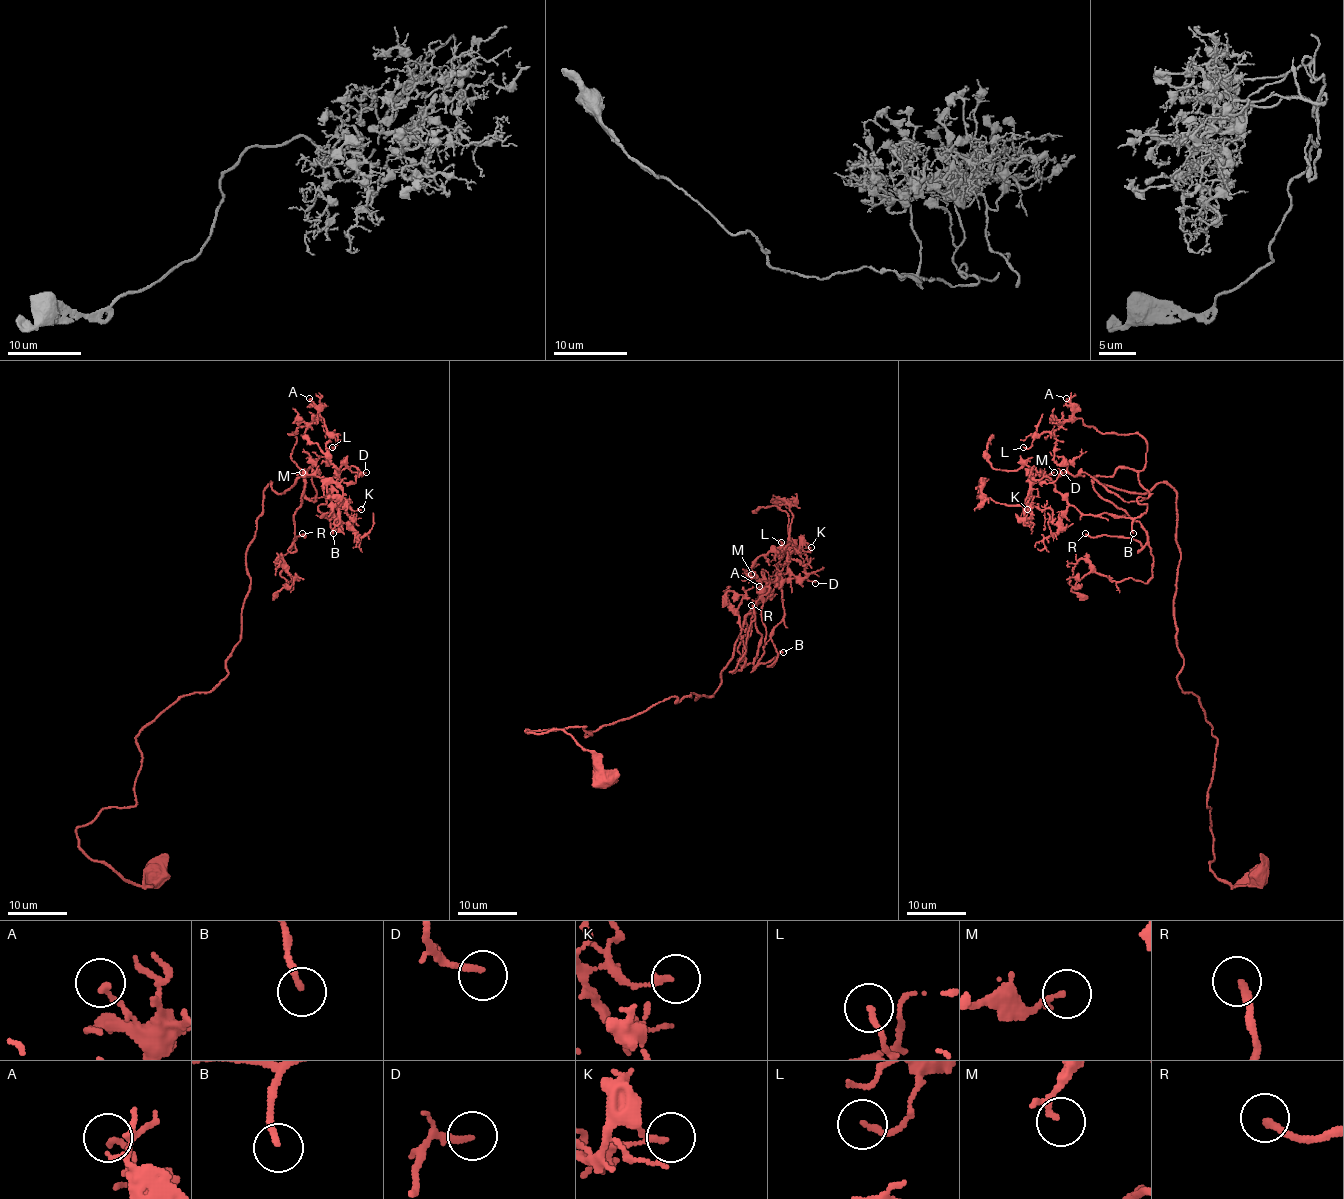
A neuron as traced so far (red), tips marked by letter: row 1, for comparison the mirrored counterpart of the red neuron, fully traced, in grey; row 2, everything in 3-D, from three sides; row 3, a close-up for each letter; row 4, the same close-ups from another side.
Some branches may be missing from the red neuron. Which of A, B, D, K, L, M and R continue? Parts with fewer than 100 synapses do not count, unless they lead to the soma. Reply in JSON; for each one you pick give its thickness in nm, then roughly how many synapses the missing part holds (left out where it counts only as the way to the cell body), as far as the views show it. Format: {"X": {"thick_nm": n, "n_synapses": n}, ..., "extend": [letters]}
{"B": {"thick_nm": 180, "n_synapses": 150}, "R": {"thick_nm": 200, "n_synapses": 250}, "extend": ["B", "R"]}

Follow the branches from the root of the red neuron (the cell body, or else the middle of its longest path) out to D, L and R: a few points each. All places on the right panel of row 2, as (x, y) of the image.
D: (1258, 873), (1210, 869), (1176, 491), (1094, 478), (1118, 468), (1146, 511), (1087, 515), (1039, 481), (1063, 472)
L: (1258, 873), (1210, 869), (1176, 491), (1094, 477), (1131, 468), (1149, 494), (1125, 502), (1051, 434), (1023, 447)
R: (1258, 873), (1230, 885), (1210, 869), (1216, 738), (1177, 680), (1176, 491), (1094, 477), (1146, 542), (1085, 533)

